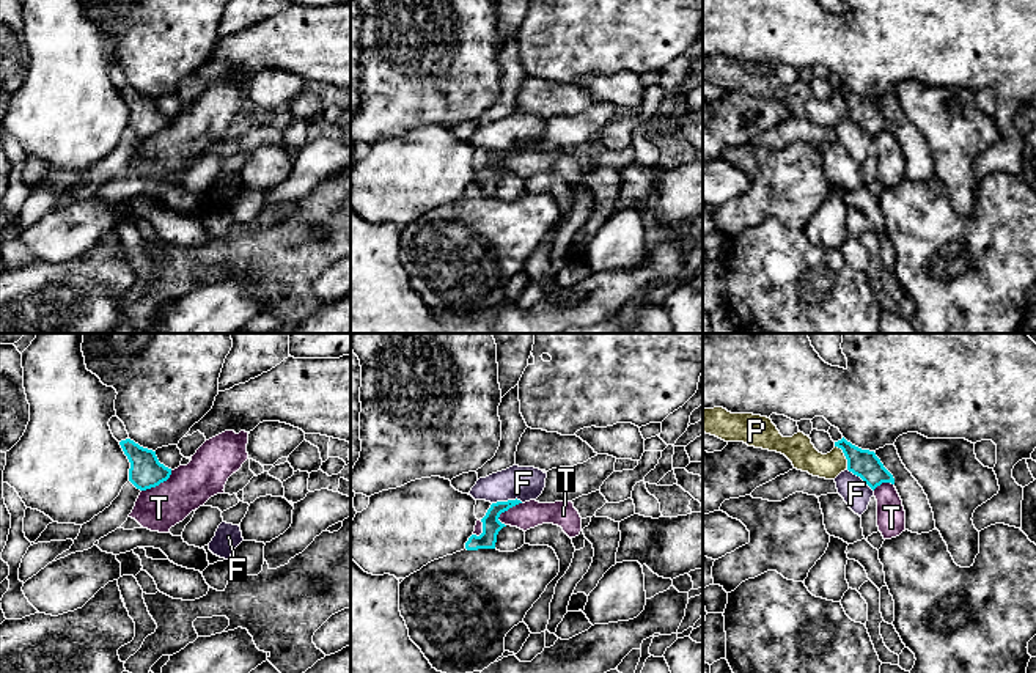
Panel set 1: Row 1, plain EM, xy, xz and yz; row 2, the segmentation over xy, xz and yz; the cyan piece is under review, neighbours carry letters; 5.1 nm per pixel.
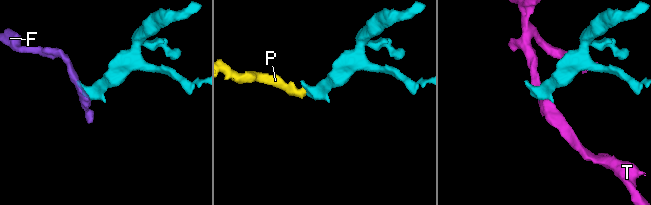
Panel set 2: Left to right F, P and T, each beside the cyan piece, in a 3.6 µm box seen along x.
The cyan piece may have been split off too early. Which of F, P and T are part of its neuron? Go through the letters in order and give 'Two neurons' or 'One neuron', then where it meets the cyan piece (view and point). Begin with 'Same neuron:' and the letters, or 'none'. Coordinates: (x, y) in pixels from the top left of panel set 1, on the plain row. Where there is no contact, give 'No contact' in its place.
Same neuron: P
F: Two neurons. Touches cyan at xz (508, 148)
P: One neuron. Touches cyan at yz (844, 102)
T: Two neurons. Touches cyan at xy (157, 132)

